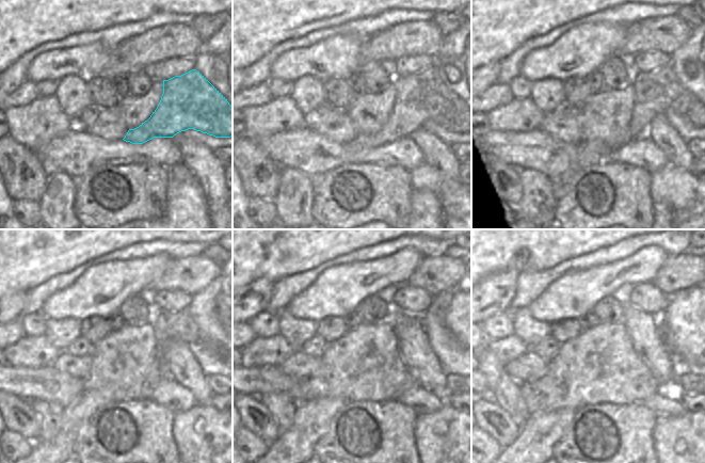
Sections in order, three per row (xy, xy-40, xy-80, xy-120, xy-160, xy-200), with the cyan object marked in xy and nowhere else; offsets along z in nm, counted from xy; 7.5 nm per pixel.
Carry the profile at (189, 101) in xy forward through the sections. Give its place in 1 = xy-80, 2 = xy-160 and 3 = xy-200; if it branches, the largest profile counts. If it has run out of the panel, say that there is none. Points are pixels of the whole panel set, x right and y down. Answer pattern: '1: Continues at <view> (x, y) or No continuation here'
1: Continues at xy-80 (659, 92)
2: Continues at xy-160 (295, 446)
3: Continues at xy-200 (537, 437)

